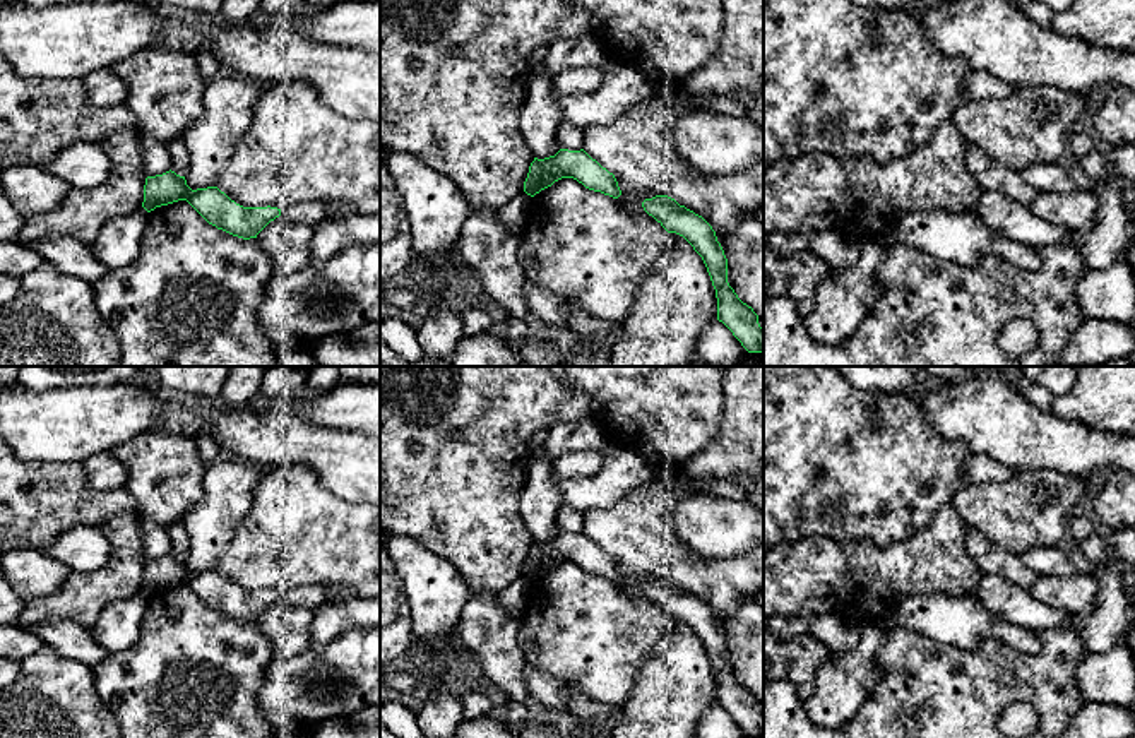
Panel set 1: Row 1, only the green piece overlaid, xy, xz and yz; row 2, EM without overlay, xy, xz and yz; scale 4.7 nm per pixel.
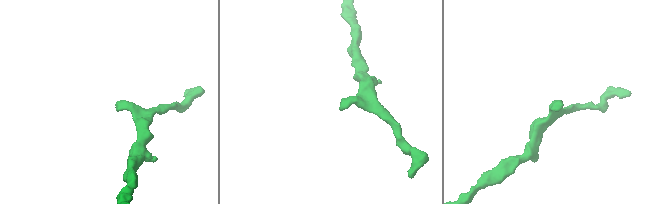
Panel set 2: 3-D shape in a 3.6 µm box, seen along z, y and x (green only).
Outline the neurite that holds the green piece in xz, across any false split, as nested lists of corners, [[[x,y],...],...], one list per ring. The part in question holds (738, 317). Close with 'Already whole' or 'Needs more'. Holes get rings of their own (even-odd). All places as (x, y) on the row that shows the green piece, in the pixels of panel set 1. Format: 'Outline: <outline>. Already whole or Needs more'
Outline: [[[668,195],[642,202],[668,233],[683,236],[702,257],[717,298],[717,320],[722,322],[748,353],[764,353],[764,329],[752,307],[743,303],[728,283],[728,259],[712,226]]]. Already whole

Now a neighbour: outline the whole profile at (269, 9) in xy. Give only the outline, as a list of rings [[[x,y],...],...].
[[[262,0],[260,21],[284,15],[291,10],[301,9],[305,0]]]

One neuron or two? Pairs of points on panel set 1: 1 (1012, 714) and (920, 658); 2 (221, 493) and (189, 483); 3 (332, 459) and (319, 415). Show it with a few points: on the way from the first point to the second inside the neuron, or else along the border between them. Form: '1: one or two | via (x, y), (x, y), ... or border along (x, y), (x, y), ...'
1: two | border along (1043, 718), (1028, 702), (1009, 702), (997, 720)
2: two | border along (206, 464), (204, 495), (180, 523)
3: two | border along (283, 415), (331, 428), (355, 428), (362, 434)

